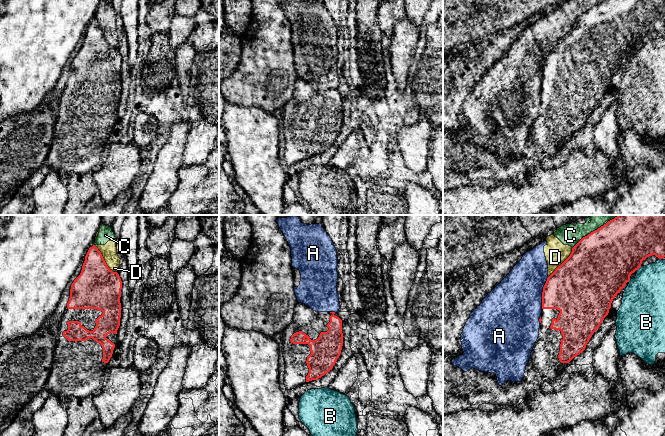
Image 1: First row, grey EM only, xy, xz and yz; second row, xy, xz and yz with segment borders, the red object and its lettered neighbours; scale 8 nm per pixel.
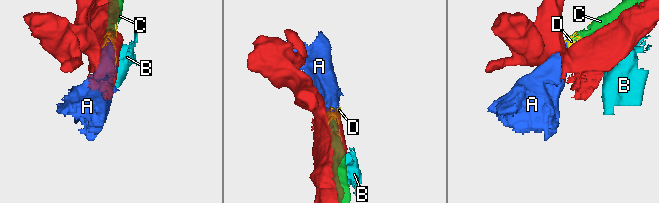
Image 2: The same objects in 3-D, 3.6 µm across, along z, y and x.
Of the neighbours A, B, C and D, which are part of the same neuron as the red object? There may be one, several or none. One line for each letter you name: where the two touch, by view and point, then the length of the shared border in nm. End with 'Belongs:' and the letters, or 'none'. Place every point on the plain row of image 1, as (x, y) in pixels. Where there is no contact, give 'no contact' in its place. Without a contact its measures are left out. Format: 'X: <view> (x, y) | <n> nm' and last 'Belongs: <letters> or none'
Belongs: none

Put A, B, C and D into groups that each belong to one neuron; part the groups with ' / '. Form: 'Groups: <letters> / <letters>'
Groups: A C D / B

